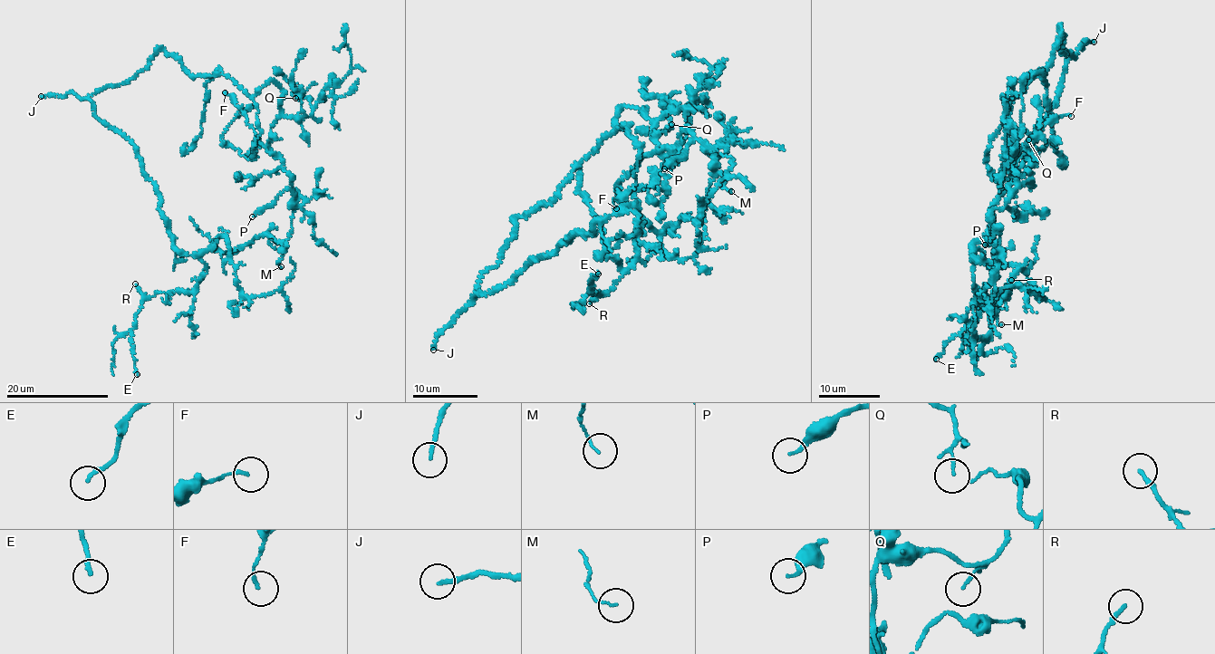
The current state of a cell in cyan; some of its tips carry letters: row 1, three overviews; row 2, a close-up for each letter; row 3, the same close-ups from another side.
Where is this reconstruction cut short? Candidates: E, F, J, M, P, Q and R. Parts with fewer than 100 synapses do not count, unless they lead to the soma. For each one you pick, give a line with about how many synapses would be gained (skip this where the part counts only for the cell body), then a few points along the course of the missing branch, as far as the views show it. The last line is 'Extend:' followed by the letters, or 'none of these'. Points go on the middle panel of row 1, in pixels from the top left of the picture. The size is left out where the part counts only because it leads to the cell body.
Extend: J

